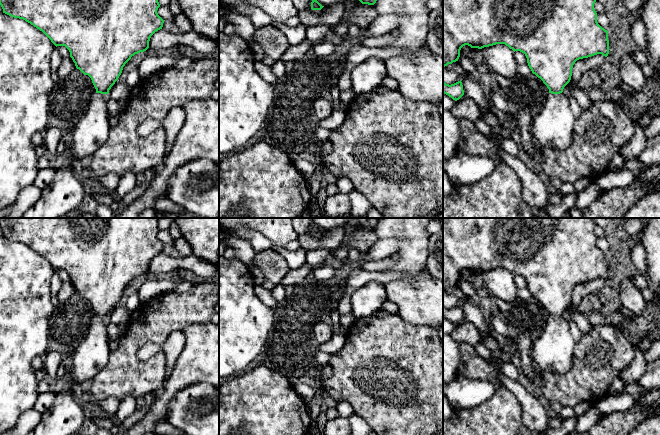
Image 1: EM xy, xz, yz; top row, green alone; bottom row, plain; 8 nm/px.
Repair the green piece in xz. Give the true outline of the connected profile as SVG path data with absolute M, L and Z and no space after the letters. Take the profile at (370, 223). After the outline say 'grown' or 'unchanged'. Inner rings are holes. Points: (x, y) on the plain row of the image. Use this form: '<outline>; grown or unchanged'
M356 218L362 228L374 229L377 225L378 218Z; unchanged

